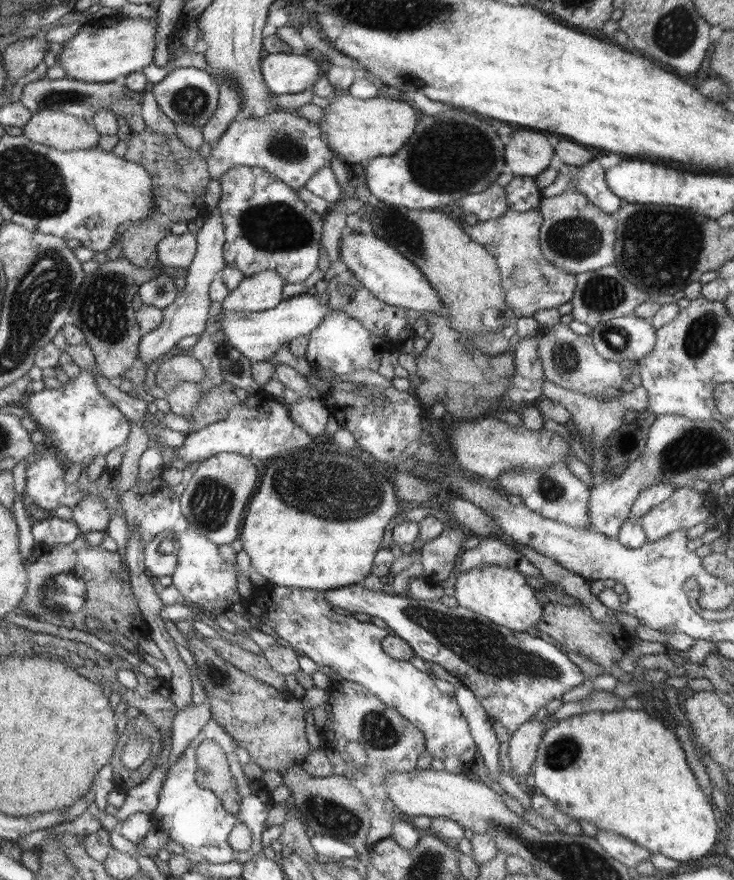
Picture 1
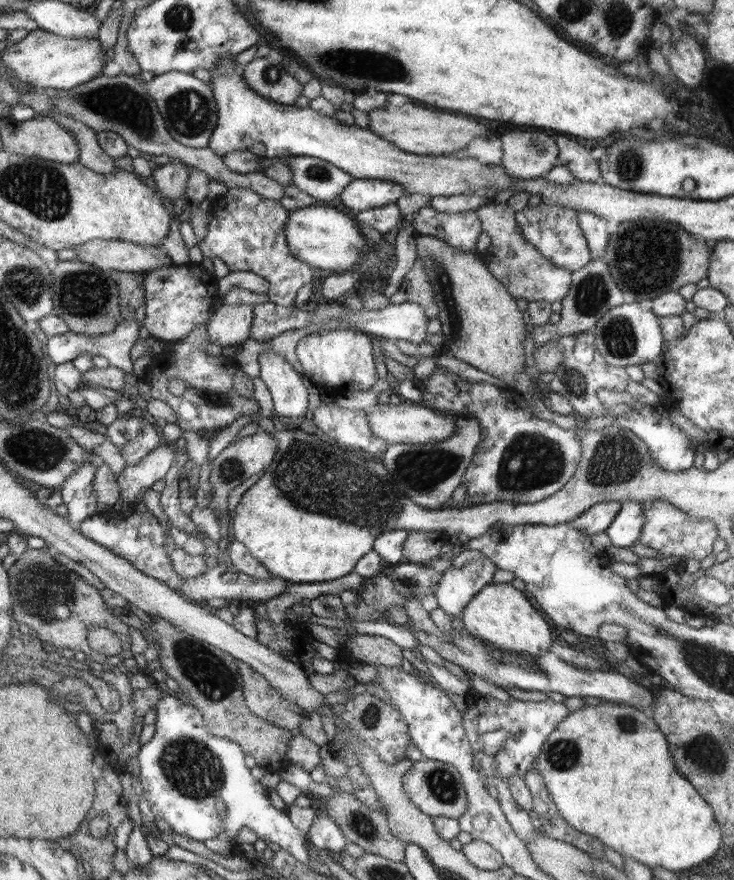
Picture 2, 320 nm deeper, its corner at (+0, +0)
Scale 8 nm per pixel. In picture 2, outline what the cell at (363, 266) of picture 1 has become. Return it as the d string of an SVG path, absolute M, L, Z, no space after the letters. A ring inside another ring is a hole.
M321 203L317 206L308 206L290 212L287 236L290 250L298 260L305 261L310 266L322 270L334 270L337 273L346 273L354 266L360 266L364 256L368 254L370 246L366 238L358 232L352 218L338 212L329 204Z

